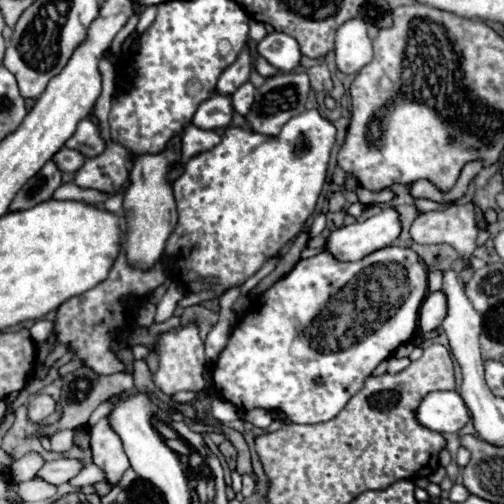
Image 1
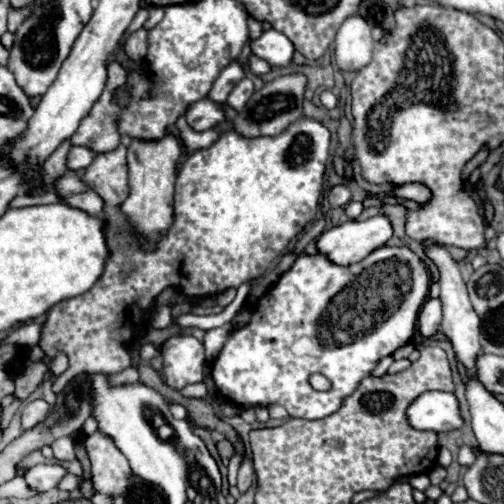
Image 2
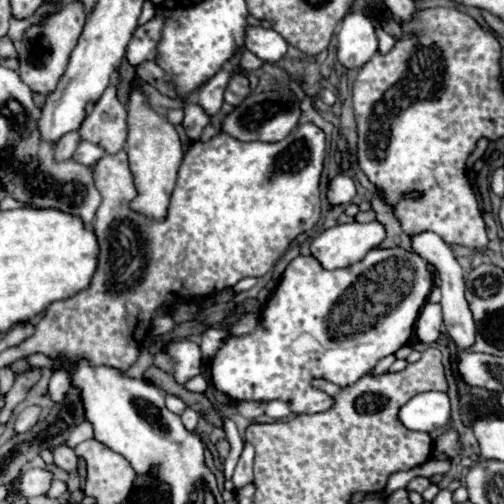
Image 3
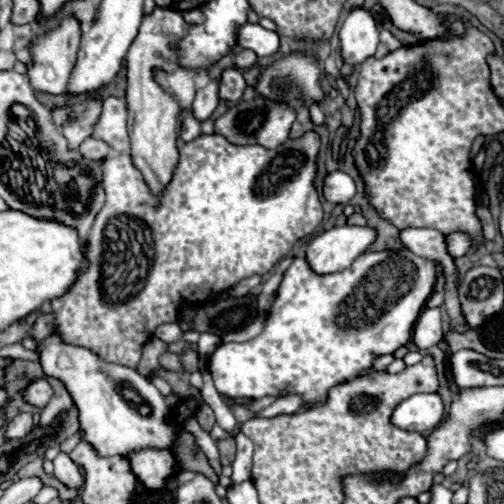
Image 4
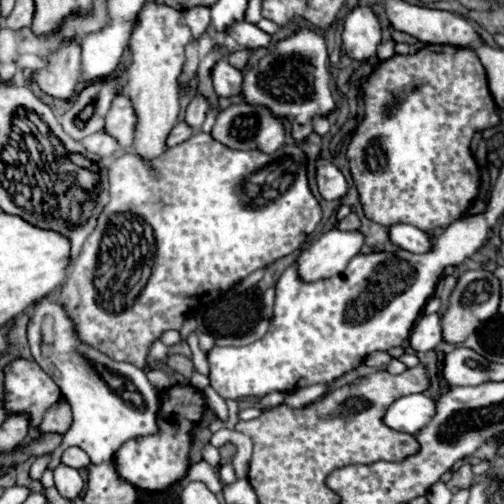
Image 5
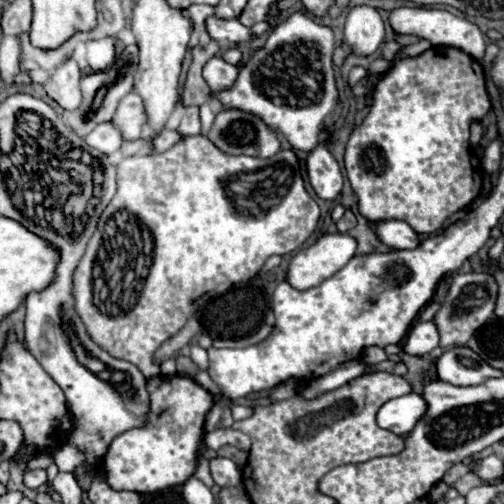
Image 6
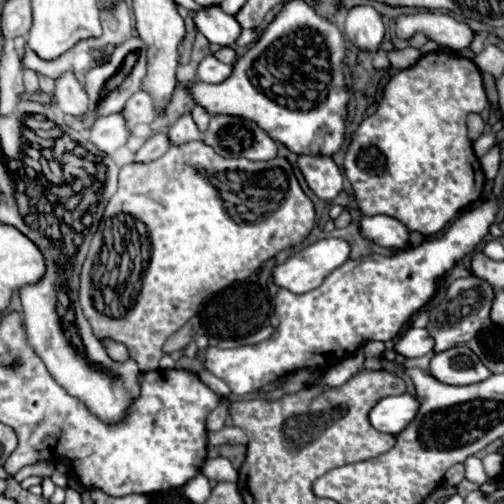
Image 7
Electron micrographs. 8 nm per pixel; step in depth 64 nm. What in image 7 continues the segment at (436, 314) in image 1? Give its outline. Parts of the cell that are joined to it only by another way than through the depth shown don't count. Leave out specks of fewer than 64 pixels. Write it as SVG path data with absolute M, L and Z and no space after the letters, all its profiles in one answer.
M408 328L394 342L394 350L404 358L420 358L432 352L432 338L424 328Z

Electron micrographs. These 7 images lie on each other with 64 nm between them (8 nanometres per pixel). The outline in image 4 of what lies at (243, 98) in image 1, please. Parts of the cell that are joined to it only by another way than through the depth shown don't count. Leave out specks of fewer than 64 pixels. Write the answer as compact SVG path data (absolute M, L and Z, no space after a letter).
M224 68L220 74L220 86L218 86L218 96L220 100L230 100L230 102L238 102L242 92L246 88L246 82L240 74L240 70L236 68Z

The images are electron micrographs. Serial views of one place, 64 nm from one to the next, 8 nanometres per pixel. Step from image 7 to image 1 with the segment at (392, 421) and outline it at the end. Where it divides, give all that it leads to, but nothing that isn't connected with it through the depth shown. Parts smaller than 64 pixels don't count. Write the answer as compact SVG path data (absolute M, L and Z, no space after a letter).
M430 392L416 408L420 426L434 432L458 432L470 420L464 400L456 392Z

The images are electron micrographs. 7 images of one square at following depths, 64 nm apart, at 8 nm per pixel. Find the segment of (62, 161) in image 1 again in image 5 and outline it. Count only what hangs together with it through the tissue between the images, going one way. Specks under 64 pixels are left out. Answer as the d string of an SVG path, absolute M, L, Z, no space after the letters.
M104 128L98 130L98 132L94 132L94 134L90 134L90 136L86 136L82 140L82 144L86 146L88 152L96 152L102 158L108 158L108 156L116 154L116 150L120 148L118 140L114 136L110 136Z

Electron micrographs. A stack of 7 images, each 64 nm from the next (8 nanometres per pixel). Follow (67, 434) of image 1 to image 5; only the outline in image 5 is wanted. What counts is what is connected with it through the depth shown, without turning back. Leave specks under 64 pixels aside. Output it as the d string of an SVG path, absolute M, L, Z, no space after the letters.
M62 464L54 470L54 484L58 492L68 500L76 500L84 488L84 480L80 478L78 470L62 466Z

